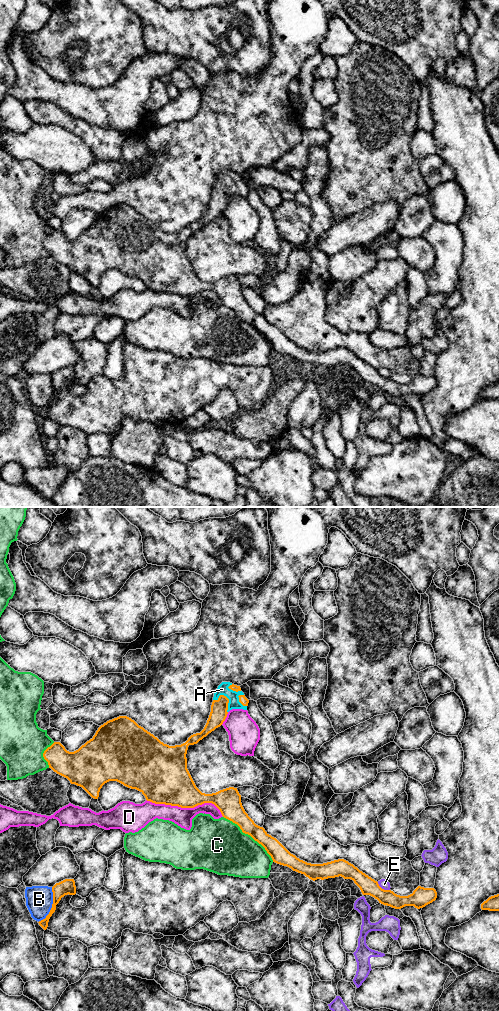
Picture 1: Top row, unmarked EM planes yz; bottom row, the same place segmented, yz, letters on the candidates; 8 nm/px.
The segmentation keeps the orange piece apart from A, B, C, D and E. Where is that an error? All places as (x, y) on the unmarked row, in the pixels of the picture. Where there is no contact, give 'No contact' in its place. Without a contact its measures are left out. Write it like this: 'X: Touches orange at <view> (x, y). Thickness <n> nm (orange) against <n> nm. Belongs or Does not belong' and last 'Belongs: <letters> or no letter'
A: Touches orange at yz (228, 190). Thickness 140 nm (orange) against 90 nm. Belongs
B: Touches orange at yz (52, 394). Thickness 120 nm (orange) against 220 nm. Does not belong
C: Touches orange at yz (250, 323). Thickness 160 nm (orange) against 420 nm. Does not belong
D: Touches orange at yz (186, 295). Thickness 360 nm (orange) against 150 nm. Does not belong
E: Touches orange at yz (383, 377). Thickness 140 nm (orange) against 80 nm. Does not belong
Belongs: A

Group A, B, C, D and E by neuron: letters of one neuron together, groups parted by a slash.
A / B / C / D / E

